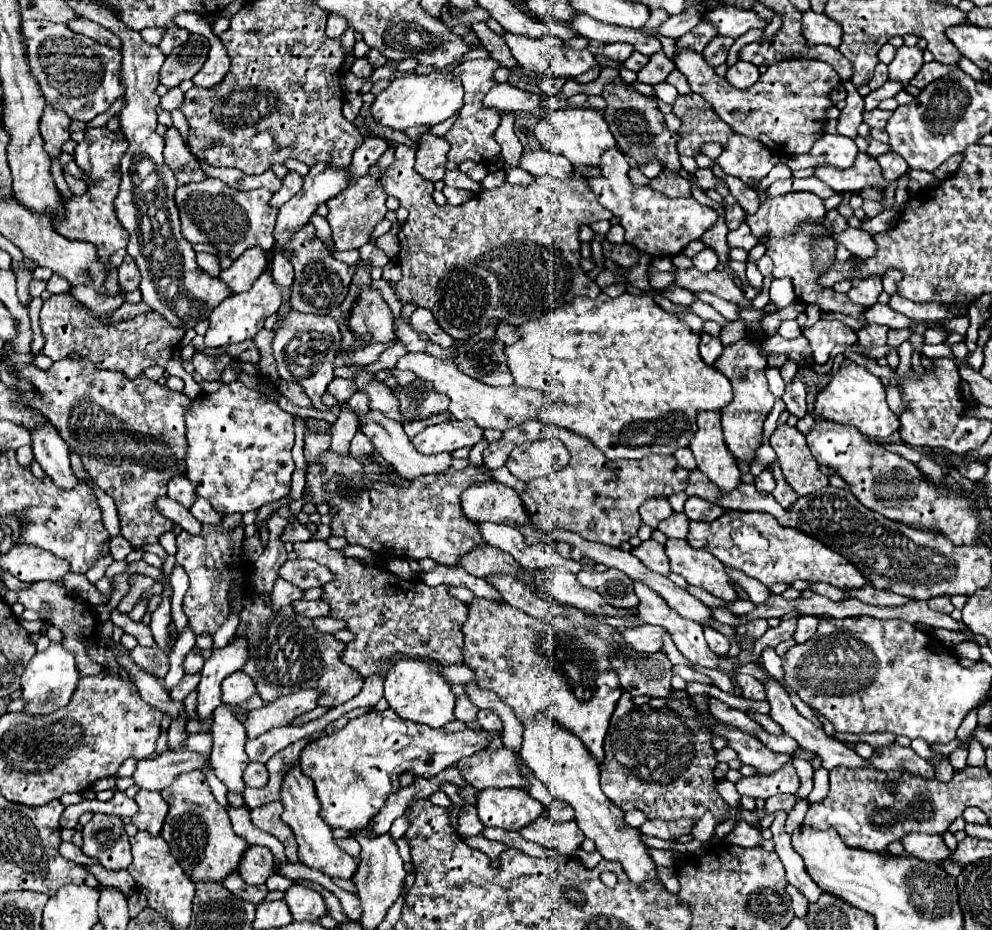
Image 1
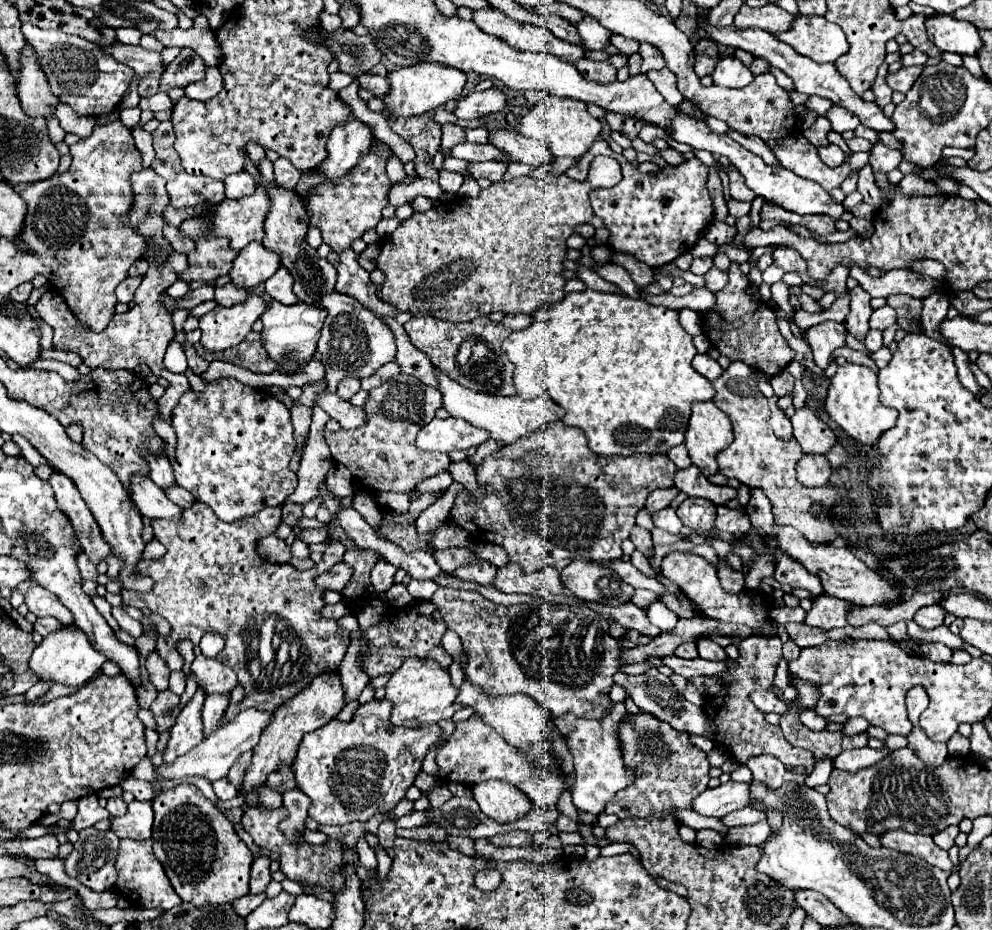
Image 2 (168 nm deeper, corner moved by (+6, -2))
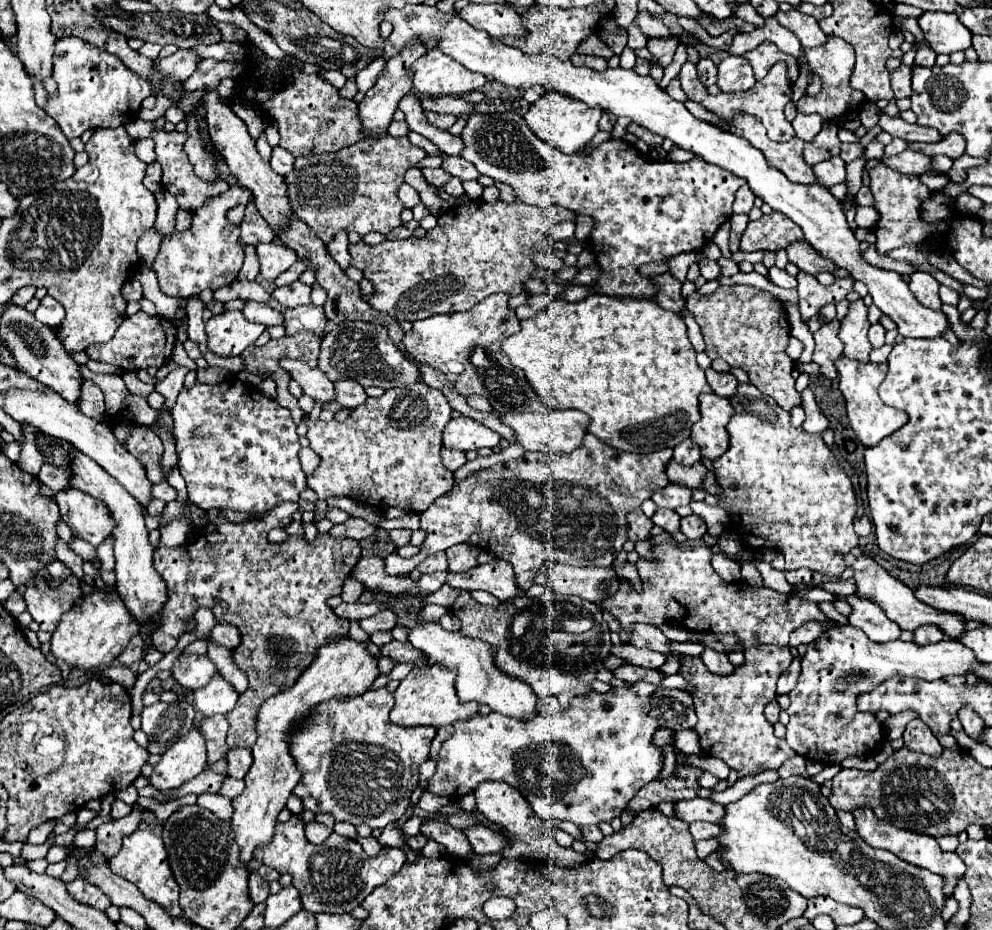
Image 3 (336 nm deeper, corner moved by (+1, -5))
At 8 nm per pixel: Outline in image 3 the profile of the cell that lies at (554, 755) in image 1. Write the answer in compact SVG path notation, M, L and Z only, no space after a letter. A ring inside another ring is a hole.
M376 591L376 601L390 603L390 607L398 615L398 625L408 627L408 631L410 631L408 639L416 649L424 651L430 657L432 663L438 663L438 665L442 665L446 669L450 667L452 671L458 673L456 691L458 691L458 699L462 703L468 703L468 701L484 703L490 709L502 713L502 715L510 715L510 717L524 719L524 721L530 721L530 719L536 717L536 713L538 713L538 709L536 709L538 697L532 691L532 687L518 681L518 679L510 679L508 675L502 675L502 671L498 671L498 667L494 665L492 651L490 651L490 647L486 643L482 643L480 639L464 637L460 633L444 631L438 623L418 623L418 611L422 607L418 597L408 597L404 601L398 601L396 595Z

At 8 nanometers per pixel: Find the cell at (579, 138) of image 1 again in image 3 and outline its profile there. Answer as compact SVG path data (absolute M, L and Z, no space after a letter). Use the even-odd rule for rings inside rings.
M546 91L540 101L536 101L528 113L524 115L528 127L532 133L542 137L546 143L558 147L562 153L578 153L582 147L586 147L592 137L600 131L598 121L602 117L602 111L598 107L586 107L586 103L578 103L576 99L566 99L564 95L558 95L558 91Z

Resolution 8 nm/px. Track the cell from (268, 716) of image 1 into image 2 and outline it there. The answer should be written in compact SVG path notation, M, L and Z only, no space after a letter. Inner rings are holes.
M255 708L251 710L243 710L235 716L233 722L225 722L217 728L217 732L211 732L201 744L197 744L193 750L189 750L185 756L177 758L171 766L161 764L157 770L157 774L165 780L171 778L187 778L187 776L205 776L207 780L215 782L219 778L225 778L229 768L233 766L233 762L237 760L237 756L241 756L247 750L253 750L255 744L259 742L259 736L263 732L263 728L269 724L269 720L273 720L271 712L259 712Z

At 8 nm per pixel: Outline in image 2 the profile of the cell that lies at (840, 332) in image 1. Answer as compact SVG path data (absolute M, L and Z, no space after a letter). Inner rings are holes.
M821 322L807 330L807 342L819 368L827 368L835 348L845 346L845 326L839 322Z

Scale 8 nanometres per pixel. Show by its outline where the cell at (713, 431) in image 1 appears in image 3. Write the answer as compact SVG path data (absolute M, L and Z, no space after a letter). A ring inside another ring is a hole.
M714 393L700 395L700 415L702 419L692 427L692 441L700 445L702 459L714 461L728 449L728 431L726 425L734 409L728 399Z

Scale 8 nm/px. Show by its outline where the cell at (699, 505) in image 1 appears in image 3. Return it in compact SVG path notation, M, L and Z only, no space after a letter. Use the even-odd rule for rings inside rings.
M688 515L680 521L680 531L688 537L688 539L700 539L706 533L706 523L702 517L698 515Z

